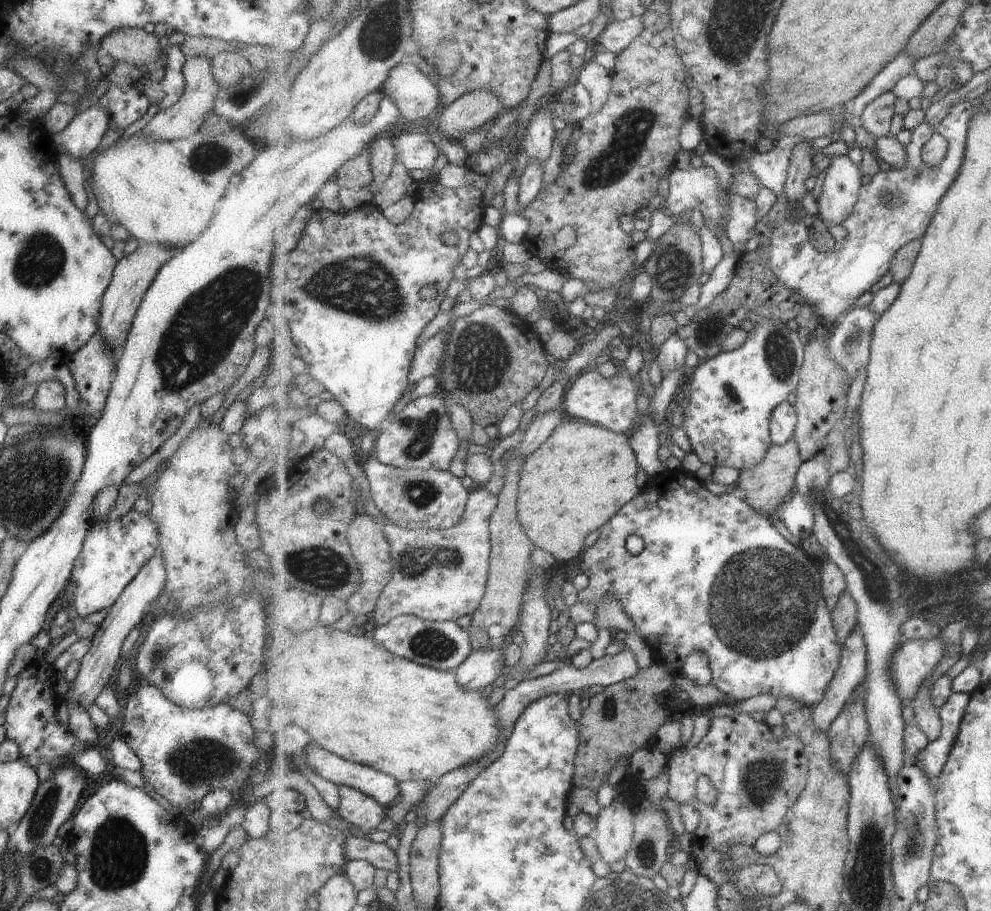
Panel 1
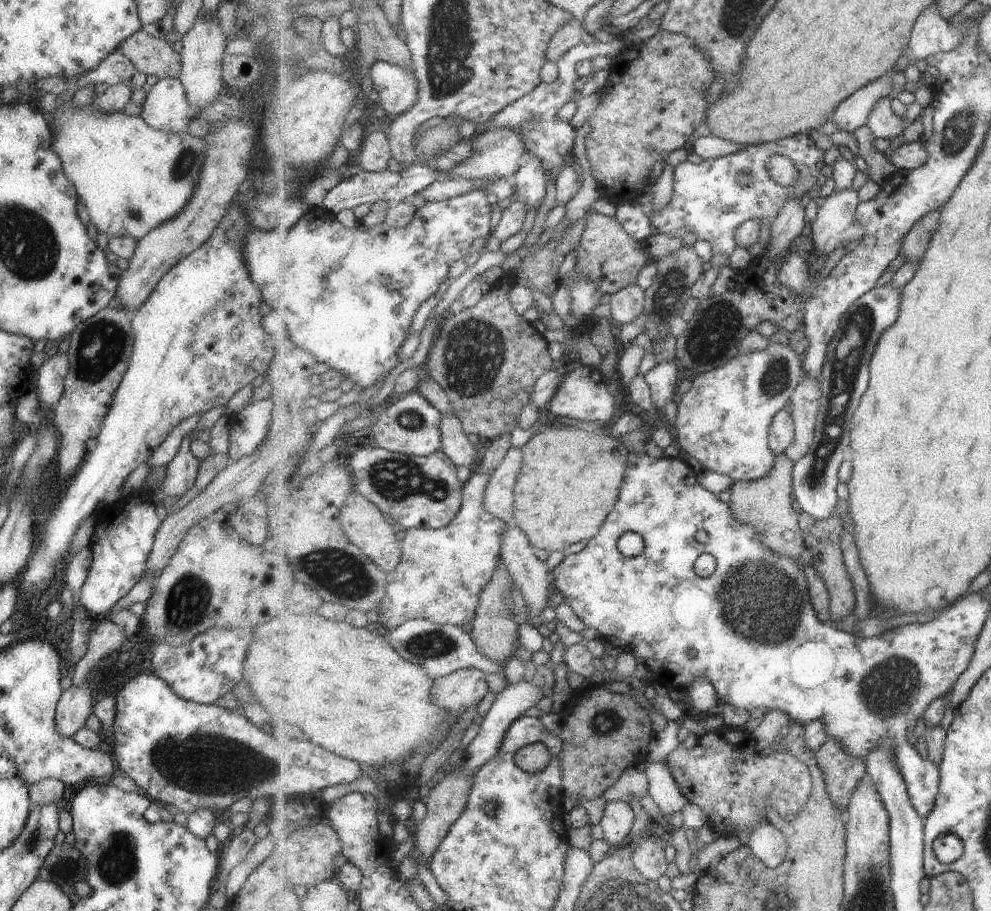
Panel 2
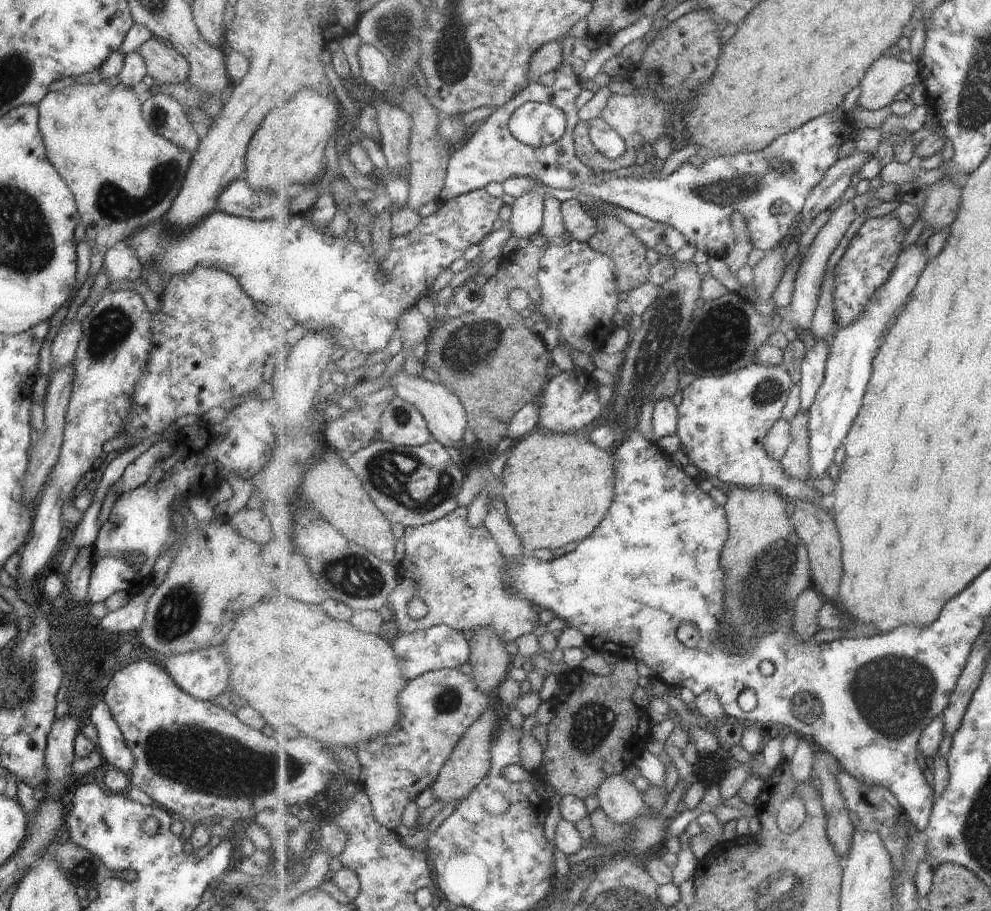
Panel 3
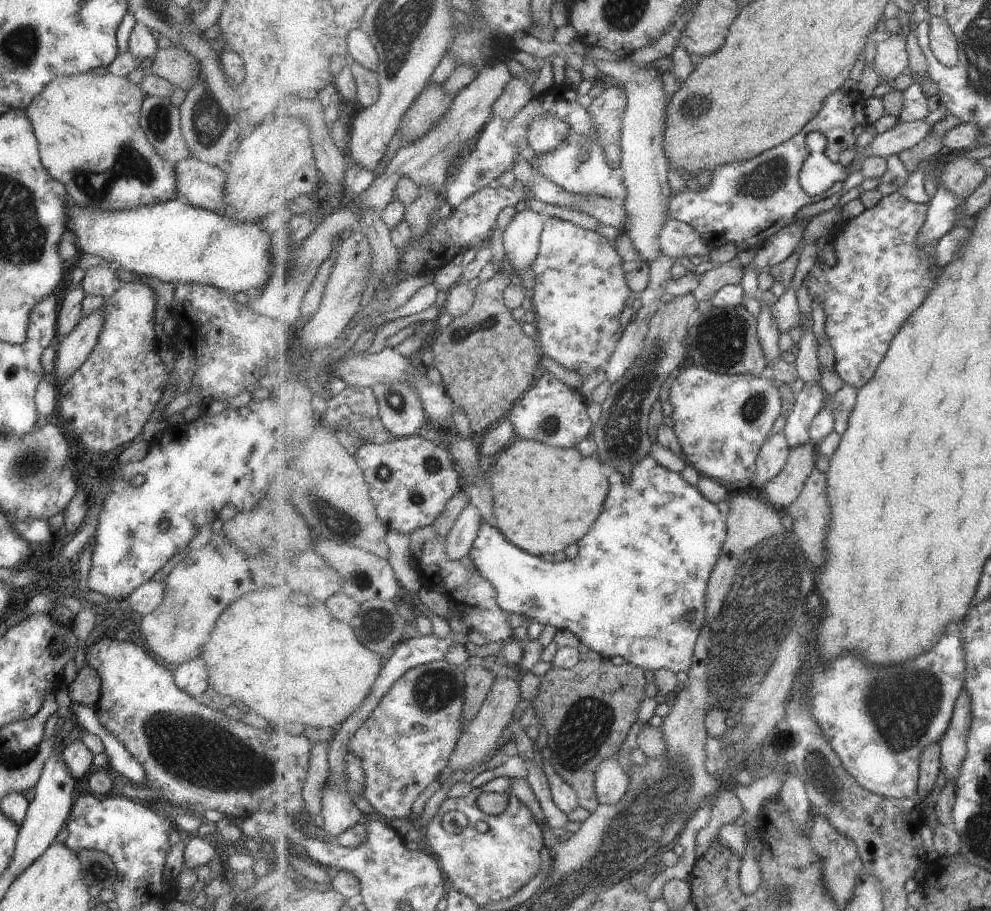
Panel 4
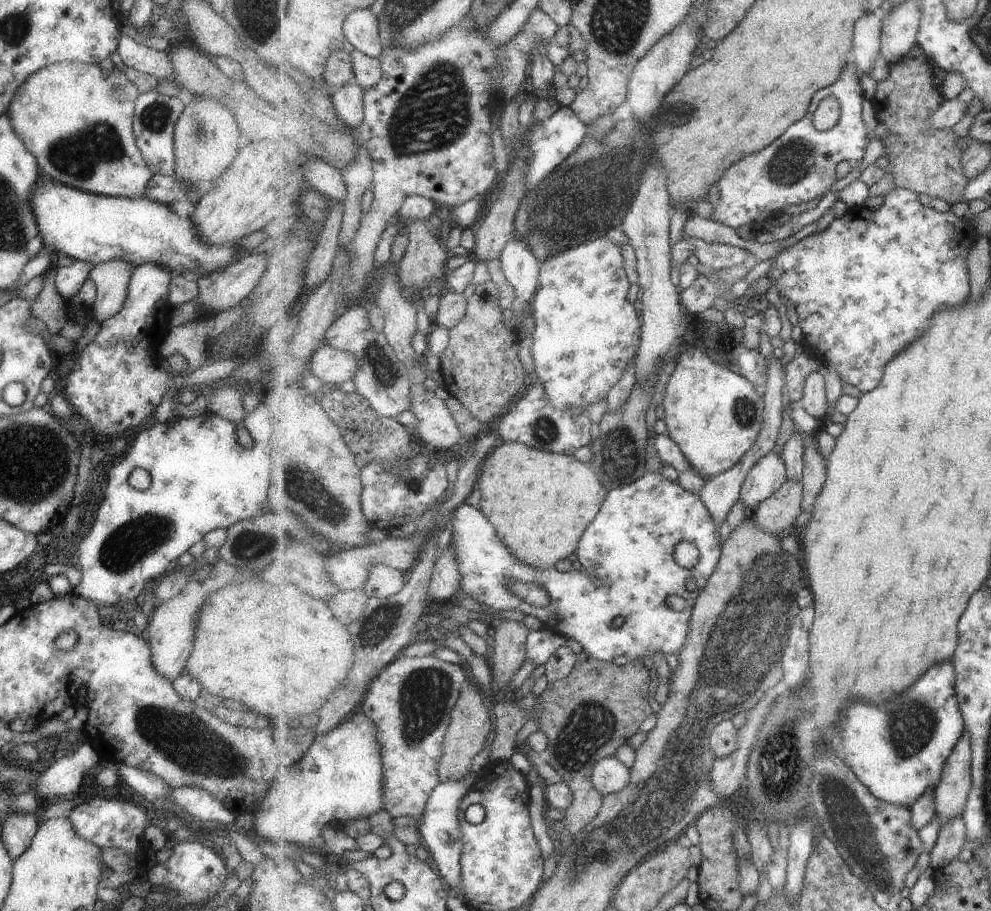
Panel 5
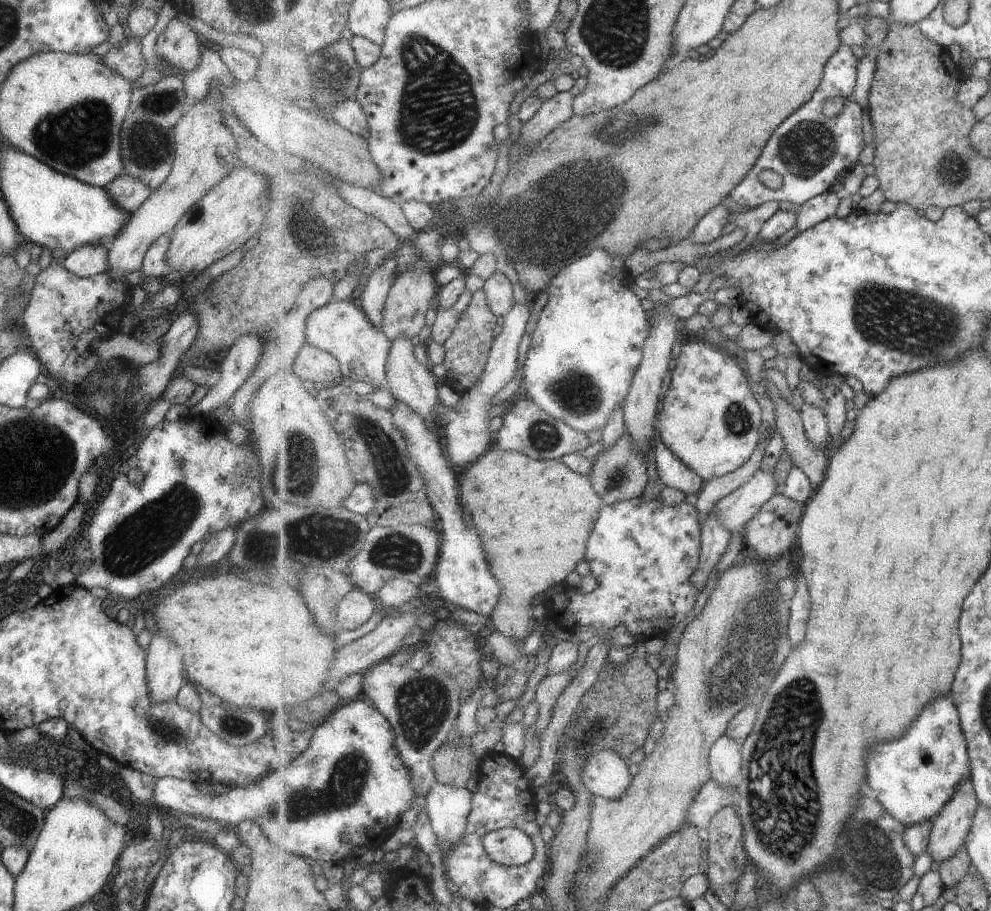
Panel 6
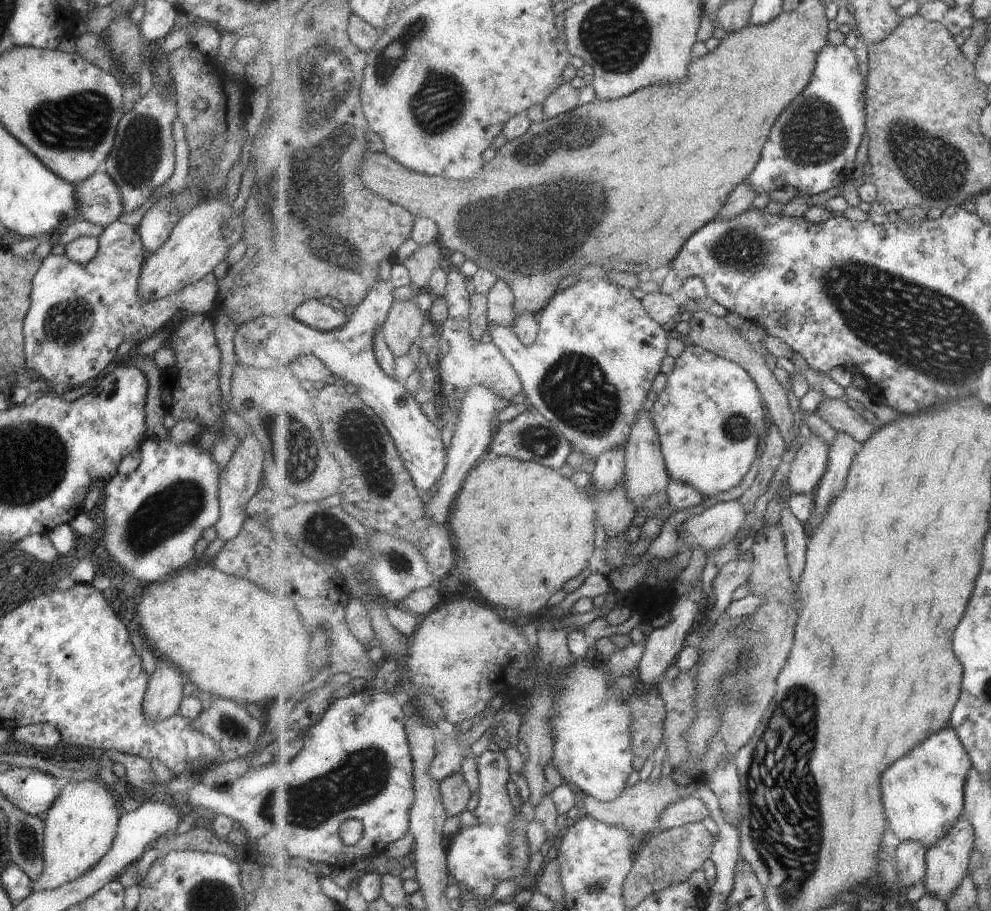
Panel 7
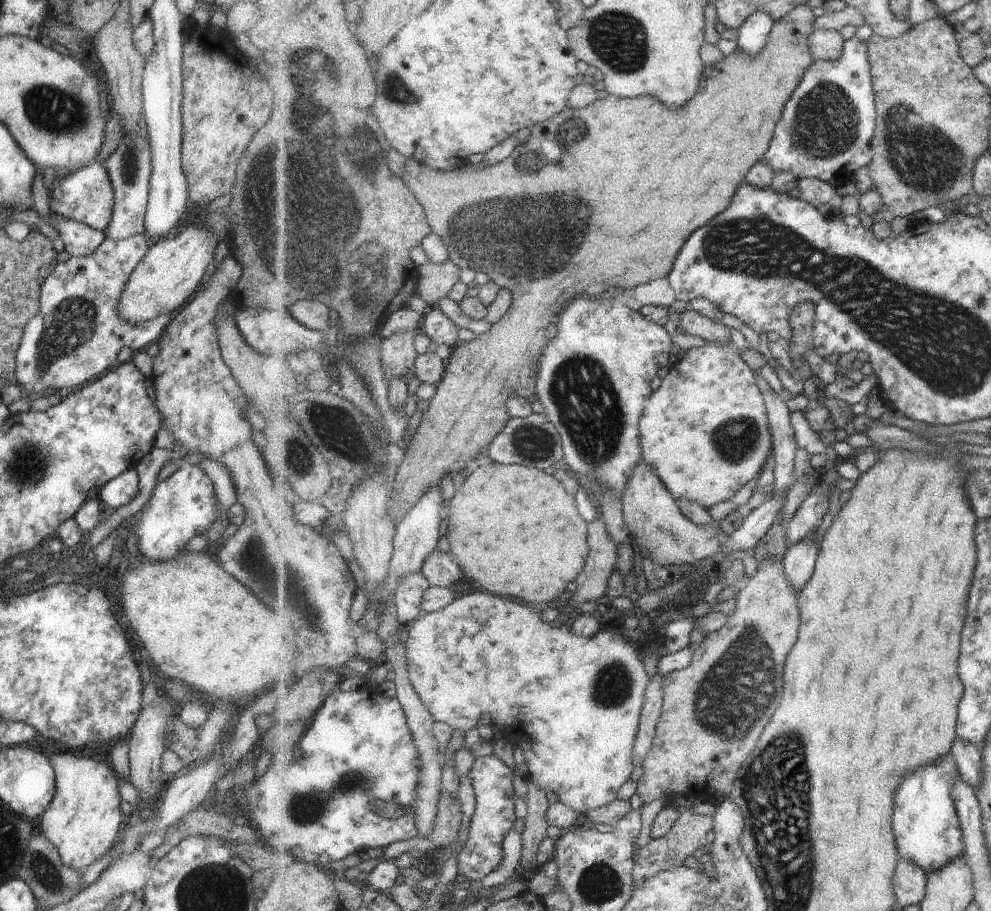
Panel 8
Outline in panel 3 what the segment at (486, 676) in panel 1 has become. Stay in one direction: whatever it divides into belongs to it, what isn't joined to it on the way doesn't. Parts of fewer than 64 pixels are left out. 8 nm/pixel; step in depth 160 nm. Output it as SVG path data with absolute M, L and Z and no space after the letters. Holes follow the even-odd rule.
M446 668L411 678L399 695L398 703L401 717L394 729L350 746L360 763L359 787L370 796L376 819L392 831L401 824L405 808L431 791L466 730L489 707L489 698L471 675L460 673L459 669Z

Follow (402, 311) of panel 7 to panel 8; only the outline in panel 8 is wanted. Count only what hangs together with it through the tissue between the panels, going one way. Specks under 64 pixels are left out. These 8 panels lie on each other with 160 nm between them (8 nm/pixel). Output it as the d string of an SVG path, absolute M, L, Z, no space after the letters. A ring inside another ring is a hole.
M405 331L382 340L382 363L387 382L397 377L408 378L416 367L415 337L417 333Z

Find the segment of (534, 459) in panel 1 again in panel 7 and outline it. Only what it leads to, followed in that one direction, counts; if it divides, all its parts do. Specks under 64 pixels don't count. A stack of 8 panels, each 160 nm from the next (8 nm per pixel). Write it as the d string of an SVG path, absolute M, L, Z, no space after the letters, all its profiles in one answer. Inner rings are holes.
M489 455L468 473L457 495L449 527L455 555L465 560L465 576L471 578L482 598L516 616L536 616L535 612L539 614L547 608L555 592L589 566L591 556L596 554L595 518L598 515L593 498L561 476L559 470L511 456Z

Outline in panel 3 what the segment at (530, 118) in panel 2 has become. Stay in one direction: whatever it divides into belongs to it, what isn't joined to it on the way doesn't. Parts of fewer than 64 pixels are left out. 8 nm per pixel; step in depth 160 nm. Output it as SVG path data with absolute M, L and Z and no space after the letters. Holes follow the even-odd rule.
M565 63L556 73L556 80L550 87L542 86L539 82L533 83L506 105L497 108L487 120L479 122L470 137L453 150L449 176L440 200L447 202L483 189L491 182L504 183L511 177L540 180L543 185L557 190L589 194L608 204L668 224L675 227L691 245L706 250L711 256L725 259L737 244L731 222L731 214L735 212L744 217L755 248L768 252L780 243L785 243L791 236L787 232L806 206L811 191L823 182L830 168L838 162L841 144L855 136L843 118L830 112L813 119L797 131L779 137L773 144L756 153L713 157L698 168L685 162L670 175L655 179L623 177L620 172L607 176L604 171L588 168L575 156L573 130L580 121L579 106L575 100L584 88L571 65ZM527 103L549 103L565 112L568 127L559 142L533 146L521 142L513 134L510 118ZM772 157L782 157L788 164L786 171L774 169L770 161Z

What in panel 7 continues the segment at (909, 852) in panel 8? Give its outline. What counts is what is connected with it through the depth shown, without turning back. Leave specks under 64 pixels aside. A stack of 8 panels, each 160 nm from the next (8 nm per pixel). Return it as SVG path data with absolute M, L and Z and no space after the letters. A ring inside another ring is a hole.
M949 724L947 728L927 736L927 740L923 744L915 746L907 756L899 758L883 772L883 776L881 776L883 778L883 806L889 831L896 836L898 843L917 840L929 849L949 835L953 826L957 824L959 816L966 811L967 778L969 778L969 772L973 767L970 753L965 749L957 730Z

